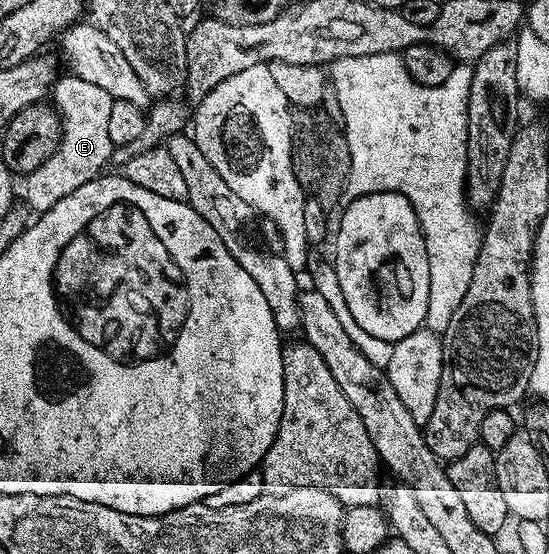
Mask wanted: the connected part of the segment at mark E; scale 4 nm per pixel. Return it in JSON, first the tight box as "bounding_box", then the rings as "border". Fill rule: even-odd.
{"bounding_box":[22,77,114,212],"border":[[[57,77],[56,84],[50,91],[51,105],[62,119],[58,148],[54,152],[54,156],[50,156],[50,160],[46,160],[46,164],[39,166],[33,174],[23,175],[22,178],[22,182],[24,182],[22,202],[32,212],[43,212],[54,208],[54,204],[58,204],[58,200],[70,196],[70,192],[82,188],[82,184],[101,177],[102,171],[105,169],[103,166],[107,167],[112,160],[114,147],[110,140],[110,108],[114,100],[110,96],[110,92],[97,88],[94,84],[90,84],[81,78],[67,77]]]}

